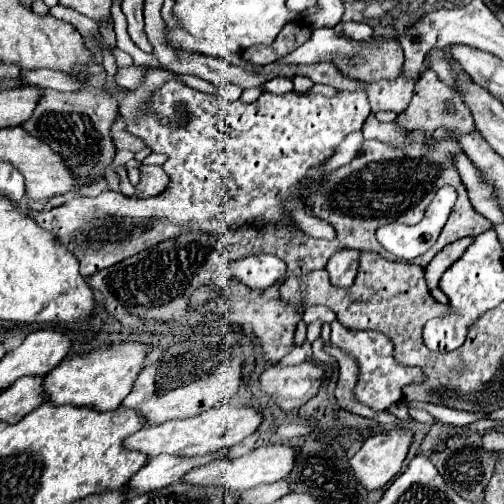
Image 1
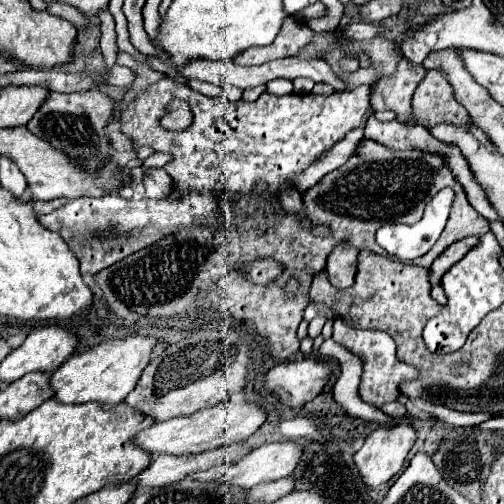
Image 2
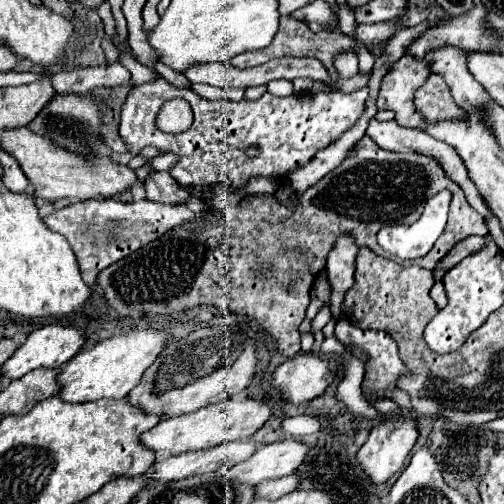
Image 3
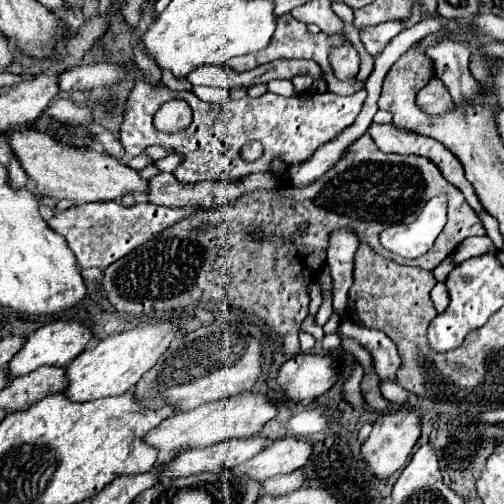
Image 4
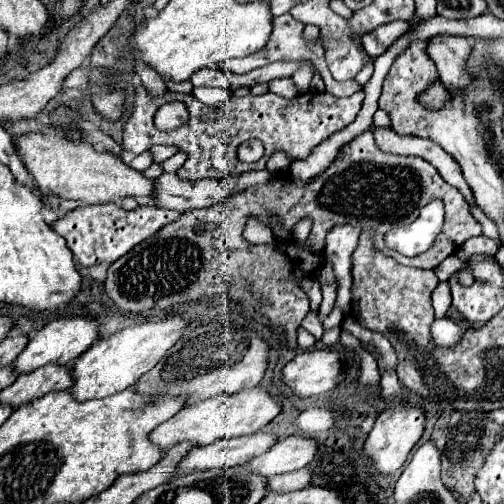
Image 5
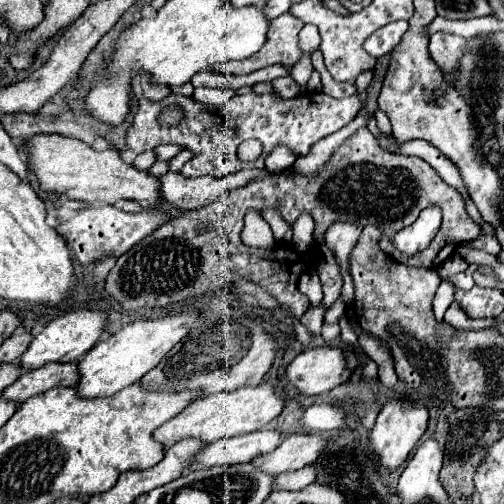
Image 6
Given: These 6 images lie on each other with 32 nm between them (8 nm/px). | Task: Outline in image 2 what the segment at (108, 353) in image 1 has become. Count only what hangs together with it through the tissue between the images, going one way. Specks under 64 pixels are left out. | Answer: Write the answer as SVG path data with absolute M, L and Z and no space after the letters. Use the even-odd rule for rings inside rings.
M130 336L122 340L102 342L100 346L70 356L58 370L50 376L50 388L60 404L86 404L98 402L102 408L110 408L120 404L136 386L142 370L150 362L150 354L154 350L156 340L146 336Z

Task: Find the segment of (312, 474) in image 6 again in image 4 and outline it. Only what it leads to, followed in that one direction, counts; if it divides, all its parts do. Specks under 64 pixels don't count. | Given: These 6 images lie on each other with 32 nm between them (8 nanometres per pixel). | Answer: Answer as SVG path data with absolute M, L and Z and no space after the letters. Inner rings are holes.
M296 470L292 474L286 474L286 476L276 476L276 478L268 478L264 480L260 486L262 486L262 496L284 496L288 492L294 492L294 490L300 490L302 488L302 482L304 482L304 472L302 470Z

